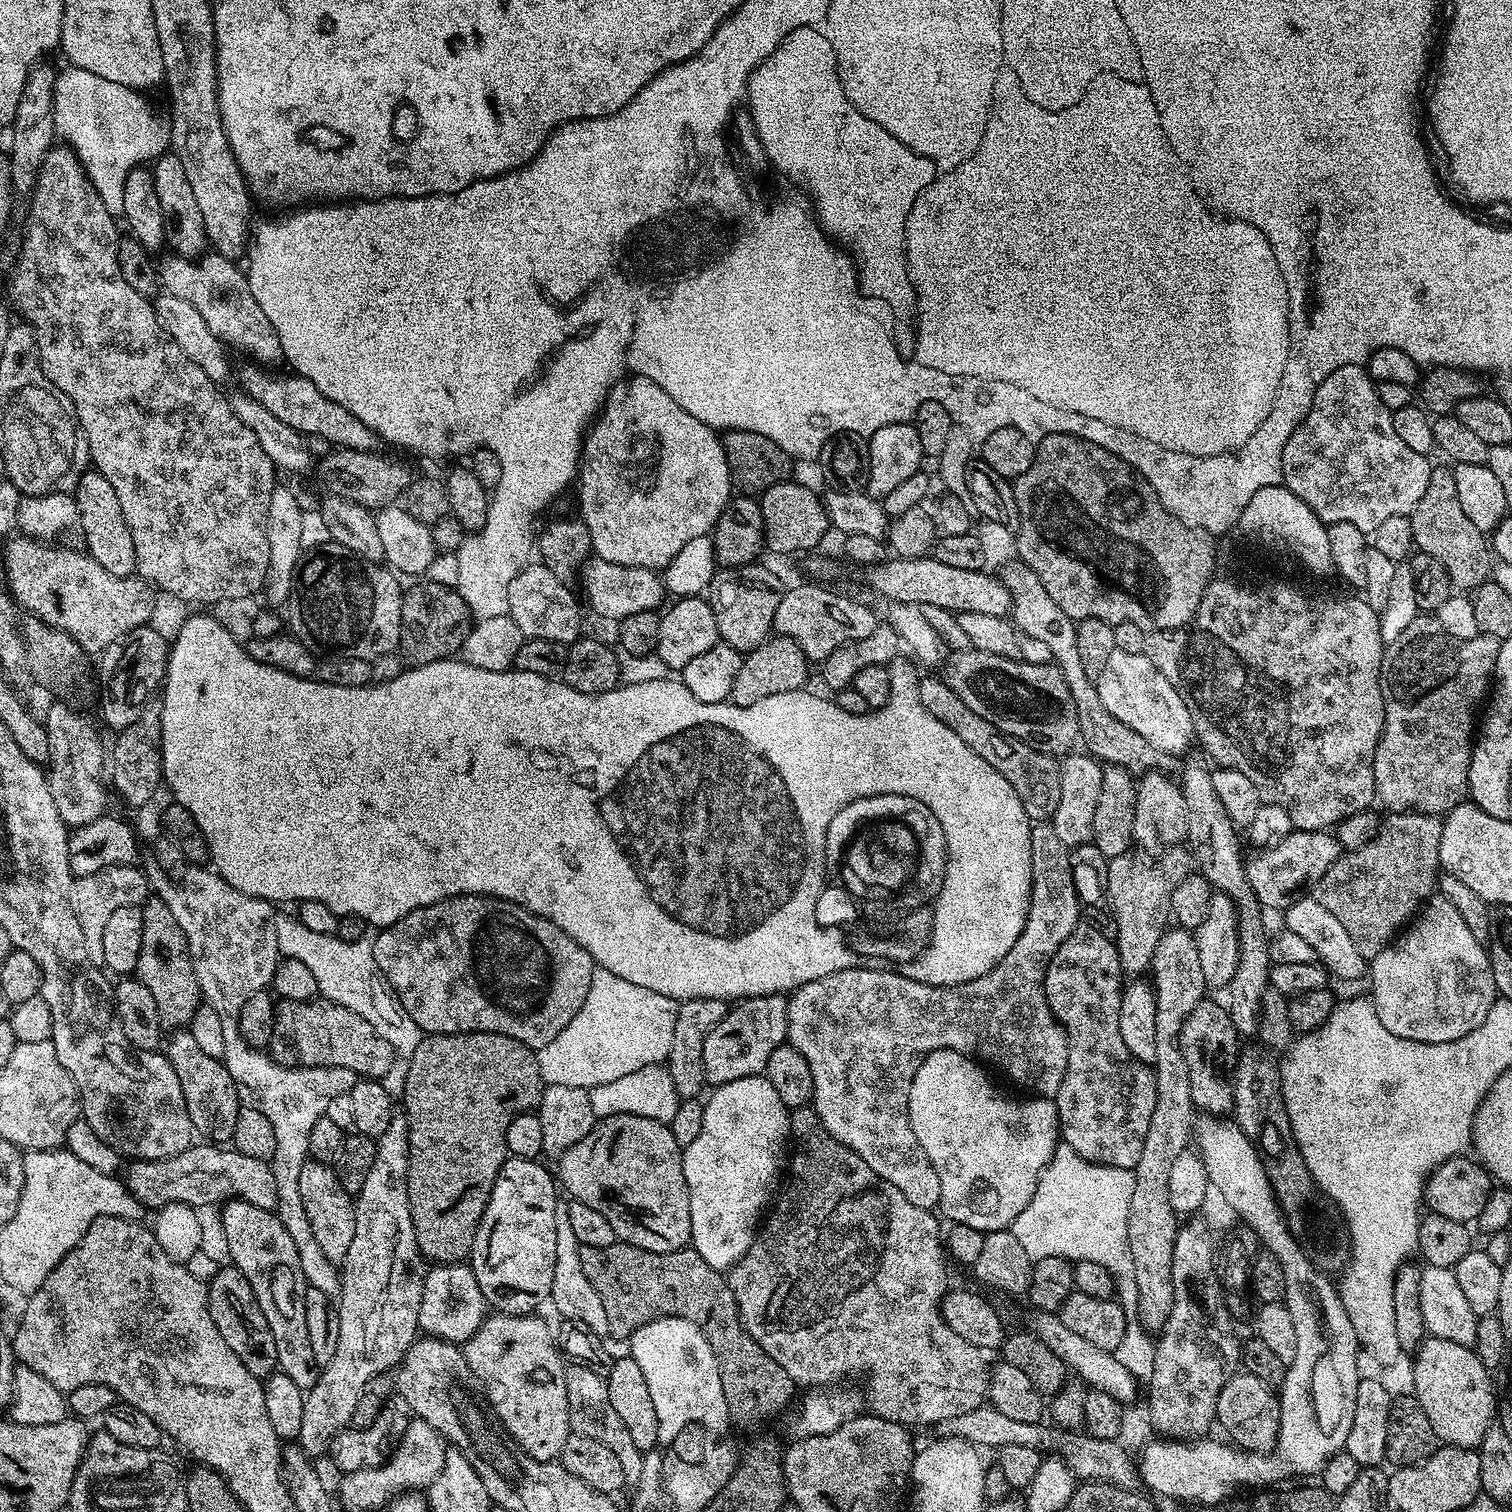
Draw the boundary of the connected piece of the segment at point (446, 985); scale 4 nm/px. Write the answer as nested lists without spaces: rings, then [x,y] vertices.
[[[455,896],[449,900],[443,900],[430,906],[422,906],[410,914],[406,914],[398,922],[381,927],[380,933],[375,933],[372,945],[374,946],[374,958],[378,962],[378,970],[390,982],[392,989],[398,994],[402,1006],[418,1022],[418,1026],[426,1034],[437,1032],[438,1034],[454,1034],[455,1032],[493,1032],[494,1034],[506,1034],[518,1042],[522,1042],[528,1048],[539,1050],[545,1048],[566,1026],[570,1026],[570,1018],[582,1010],[582,1004],[586,1002],[586,996],[590,994],[590,982],[594,978],[598,965],[592,960],[590,954],[570,934],[566,934],[558,926],[554,926],[552,920],[542,918],[522,906],[518,906],[509,900],[500,900],[497,896]]]

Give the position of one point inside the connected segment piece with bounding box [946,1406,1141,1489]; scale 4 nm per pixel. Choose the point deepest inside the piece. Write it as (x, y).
(1088, 1458)

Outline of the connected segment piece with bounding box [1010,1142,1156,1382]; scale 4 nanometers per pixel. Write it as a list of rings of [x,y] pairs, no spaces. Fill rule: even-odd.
[[[1059,1143],[1050,1158],[1050,1162],[1042,1170],[1038,1178],[1038,1186],[1034,1190],[1034,1198],[1018,1214],[1018,1218],[1011,1226],[1011,1232],[1018,1242],[1022,1242],[1022,1250],[1031,1260],[1038,1261],[1049,1256],[1050,1258],[1062,1258],[1073,1262],[1098,1262],[1098,1266],[1106,1266],[1110,1270],[1113,1282],[1116,1283],[1115,1295],[1124,1307],[1126,1322],[1126,1334],[1122,1342],[1118,1342],[1115,1356],[1137,1381],[1147,1382],[1152,1377],[1154,1370],[1154,1354],[1156,1353],[1156,1340],[1153,1339],[1143,1325],[1137,1320],[1138,1289],[1134,1282],[1134,1269],[1130,1256],[1130,1246],[1127,1245],[1126,1218],[1129,1213],[1130,1198],[1133,1197],[1135,1174],[1131,1168],[1114,1168],[1105,1164],[1092,1164],[1083,1160],[1069,1144]]]

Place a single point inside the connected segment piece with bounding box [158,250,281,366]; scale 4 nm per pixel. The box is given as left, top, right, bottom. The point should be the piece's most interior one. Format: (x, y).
(211, 283)

